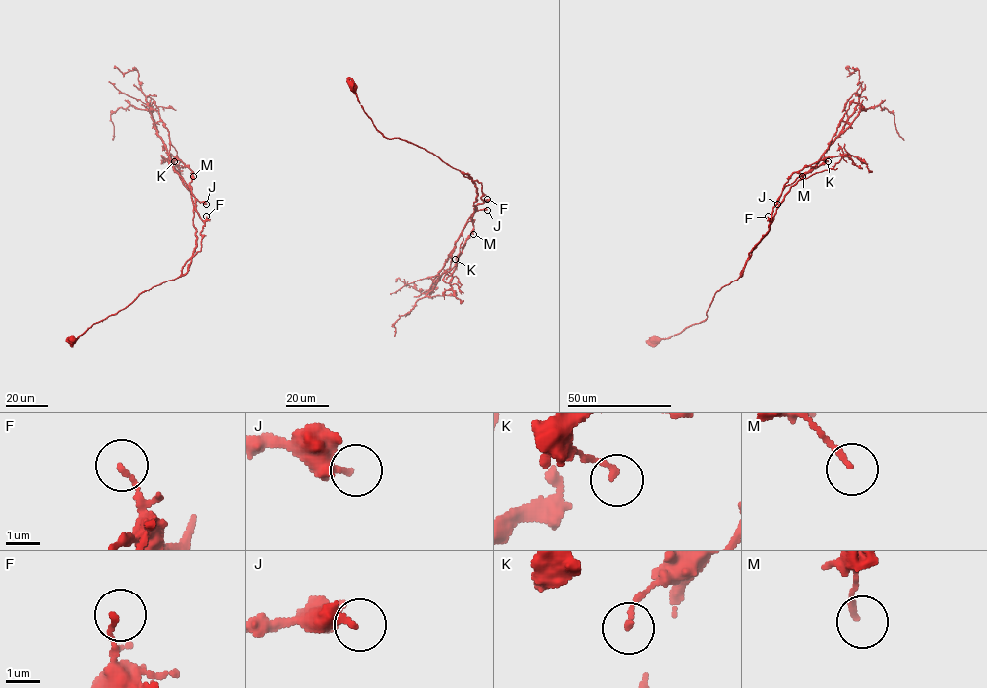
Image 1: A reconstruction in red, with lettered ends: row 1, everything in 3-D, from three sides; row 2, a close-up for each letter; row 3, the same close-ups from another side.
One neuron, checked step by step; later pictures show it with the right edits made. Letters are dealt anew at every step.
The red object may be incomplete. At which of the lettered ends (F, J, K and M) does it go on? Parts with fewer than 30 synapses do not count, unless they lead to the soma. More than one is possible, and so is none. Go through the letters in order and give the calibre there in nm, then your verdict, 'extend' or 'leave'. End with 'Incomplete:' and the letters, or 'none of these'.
F: 140 nm | leave
J: 300 nm | leave
K: 170 nm | leave
M: 150 nm | leave
Incomplete: none of these

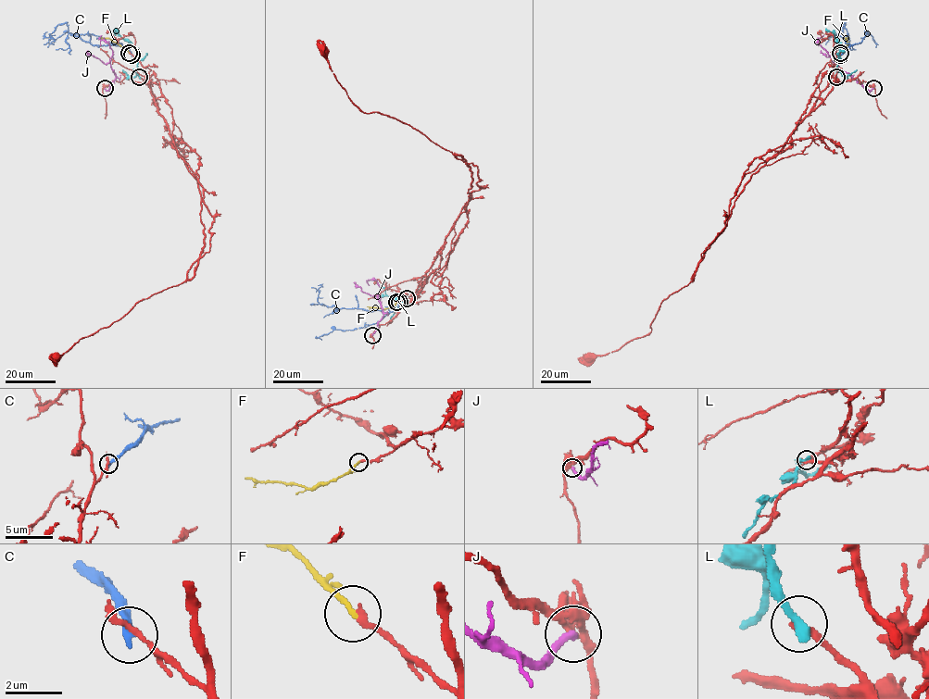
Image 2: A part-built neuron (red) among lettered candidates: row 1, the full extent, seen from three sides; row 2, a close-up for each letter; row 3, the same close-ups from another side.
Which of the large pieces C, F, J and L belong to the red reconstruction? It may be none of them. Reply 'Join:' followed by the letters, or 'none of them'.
Join: F

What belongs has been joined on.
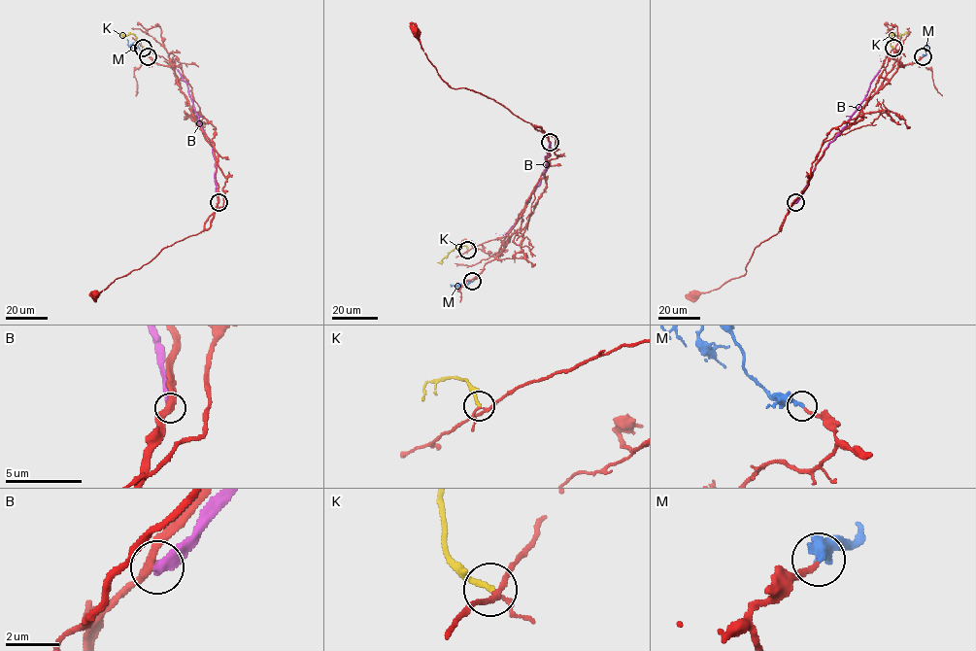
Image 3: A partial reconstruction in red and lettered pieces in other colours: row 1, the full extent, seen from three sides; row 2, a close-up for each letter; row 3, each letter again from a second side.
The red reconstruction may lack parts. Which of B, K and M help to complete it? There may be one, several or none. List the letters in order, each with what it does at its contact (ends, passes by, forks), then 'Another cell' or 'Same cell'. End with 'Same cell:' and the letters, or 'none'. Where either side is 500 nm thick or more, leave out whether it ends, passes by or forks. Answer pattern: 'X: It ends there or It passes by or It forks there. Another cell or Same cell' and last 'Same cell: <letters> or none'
B: It ends there. Another cell
K: It ends there. Another cell
M: It ends there. Same cell
Same cell: M

